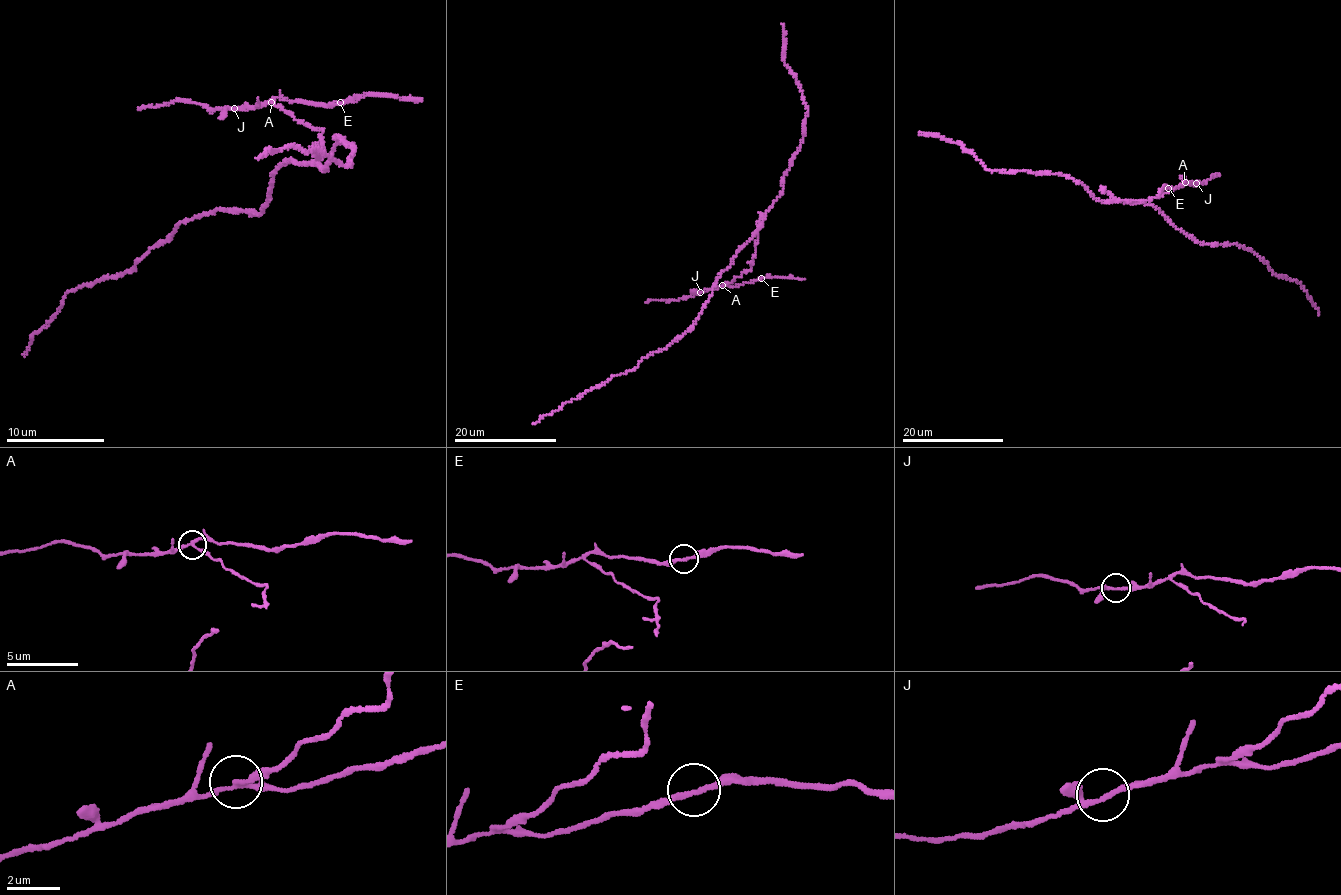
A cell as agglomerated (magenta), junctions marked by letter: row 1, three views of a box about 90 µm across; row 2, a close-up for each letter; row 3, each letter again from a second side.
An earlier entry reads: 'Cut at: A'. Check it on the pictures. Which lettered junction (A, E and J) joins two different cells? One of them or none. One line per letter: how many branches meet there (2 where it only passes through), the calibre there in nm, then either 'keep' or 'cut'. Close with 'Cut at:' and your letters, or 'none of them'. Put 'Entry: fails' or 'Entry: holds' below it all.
A: branches 3; calibre 170 nm; cut
E: branches 2; calibre 200 nm; keep
J: branches 3; calibre 170 nm; keep
Cut at: A
Entry: holds

